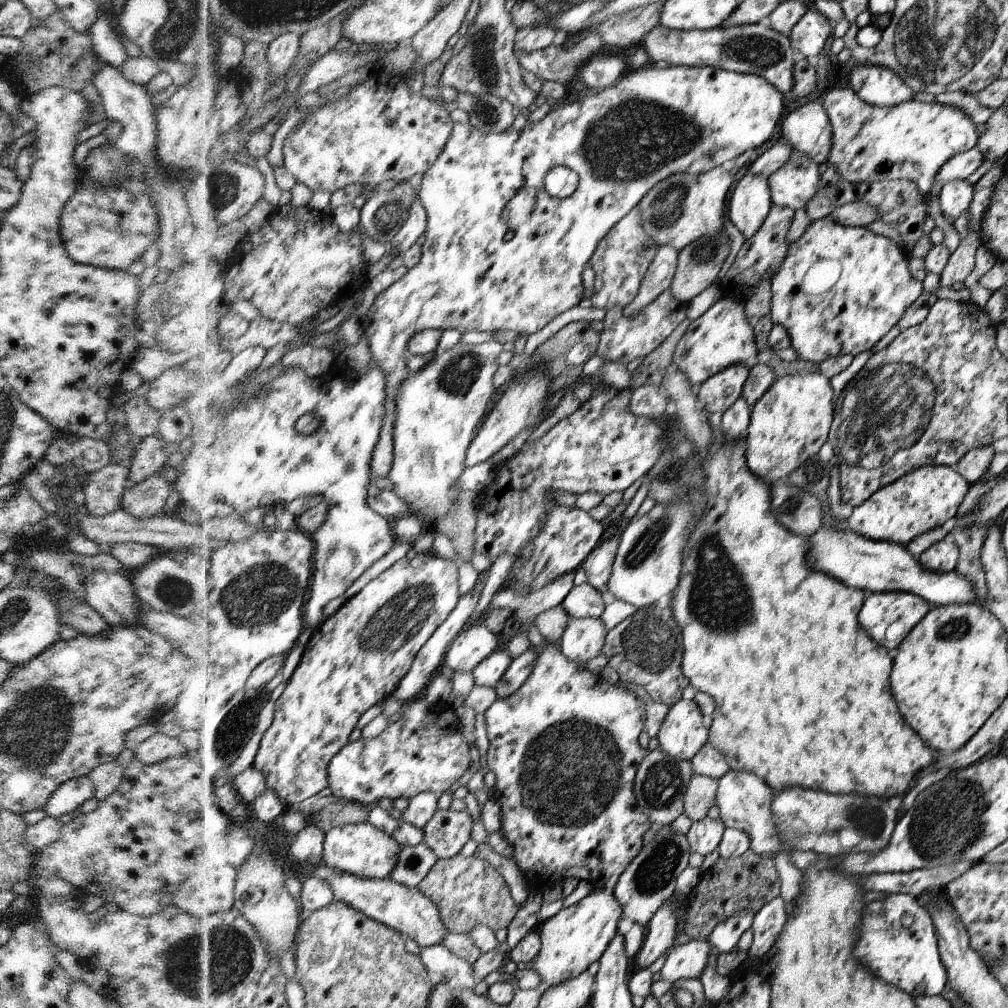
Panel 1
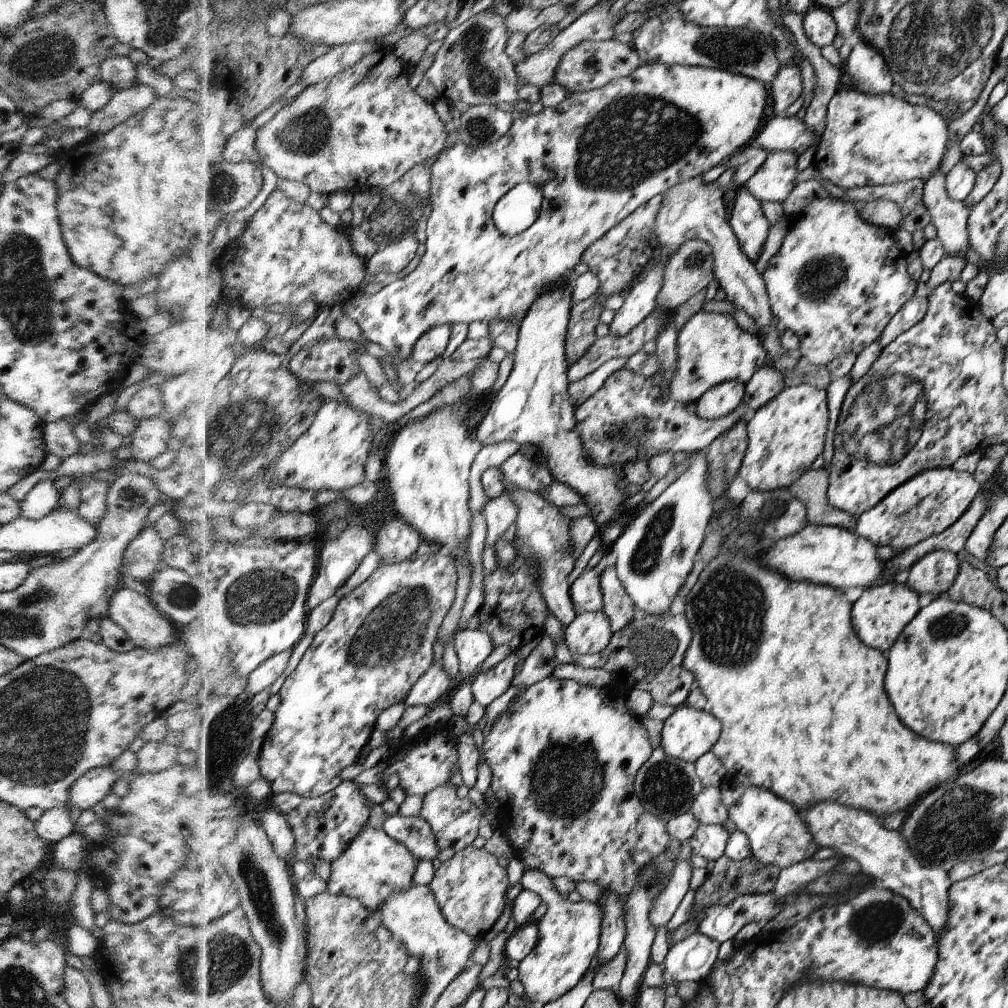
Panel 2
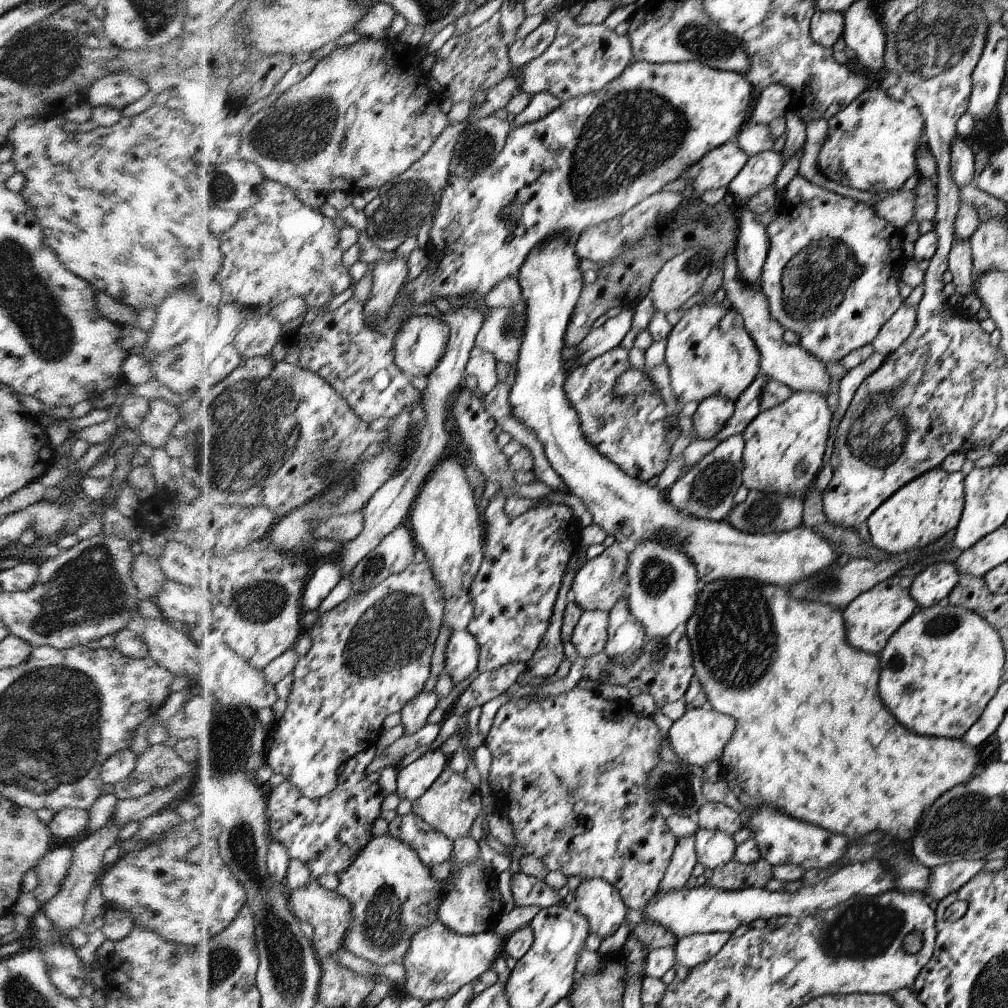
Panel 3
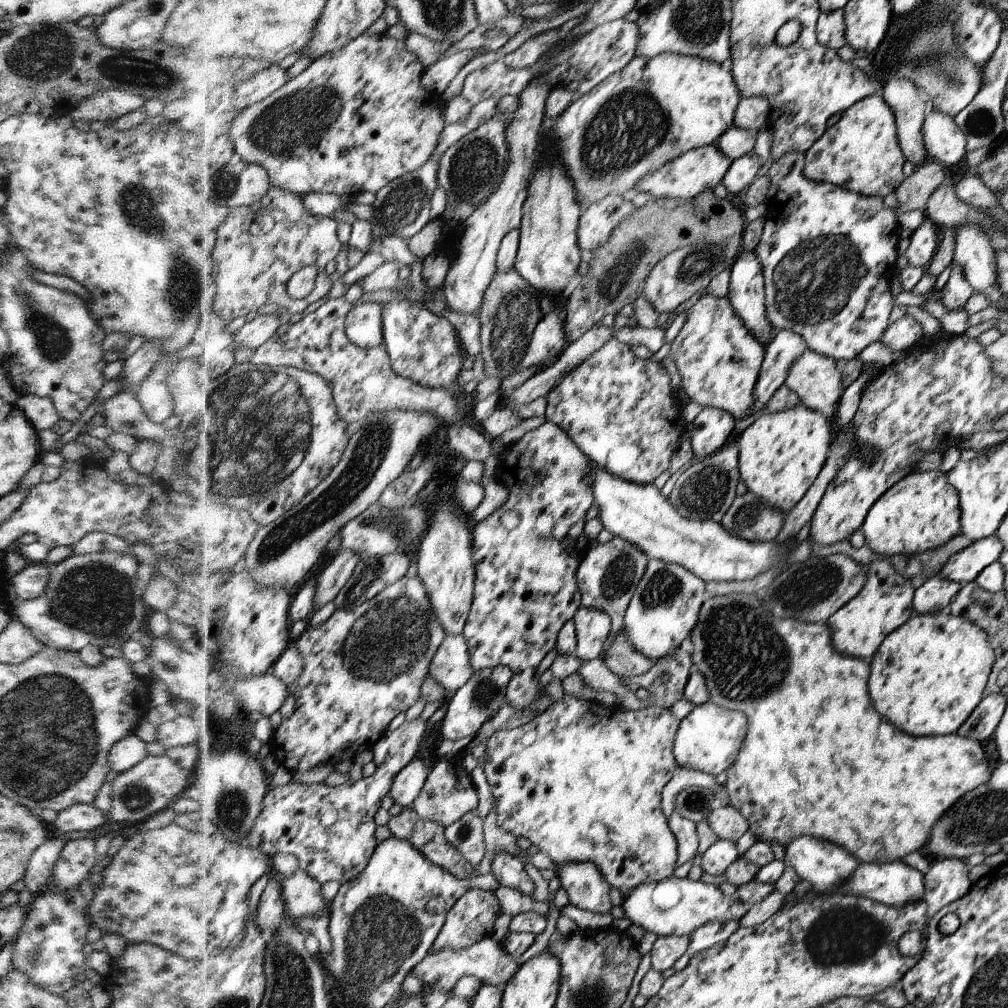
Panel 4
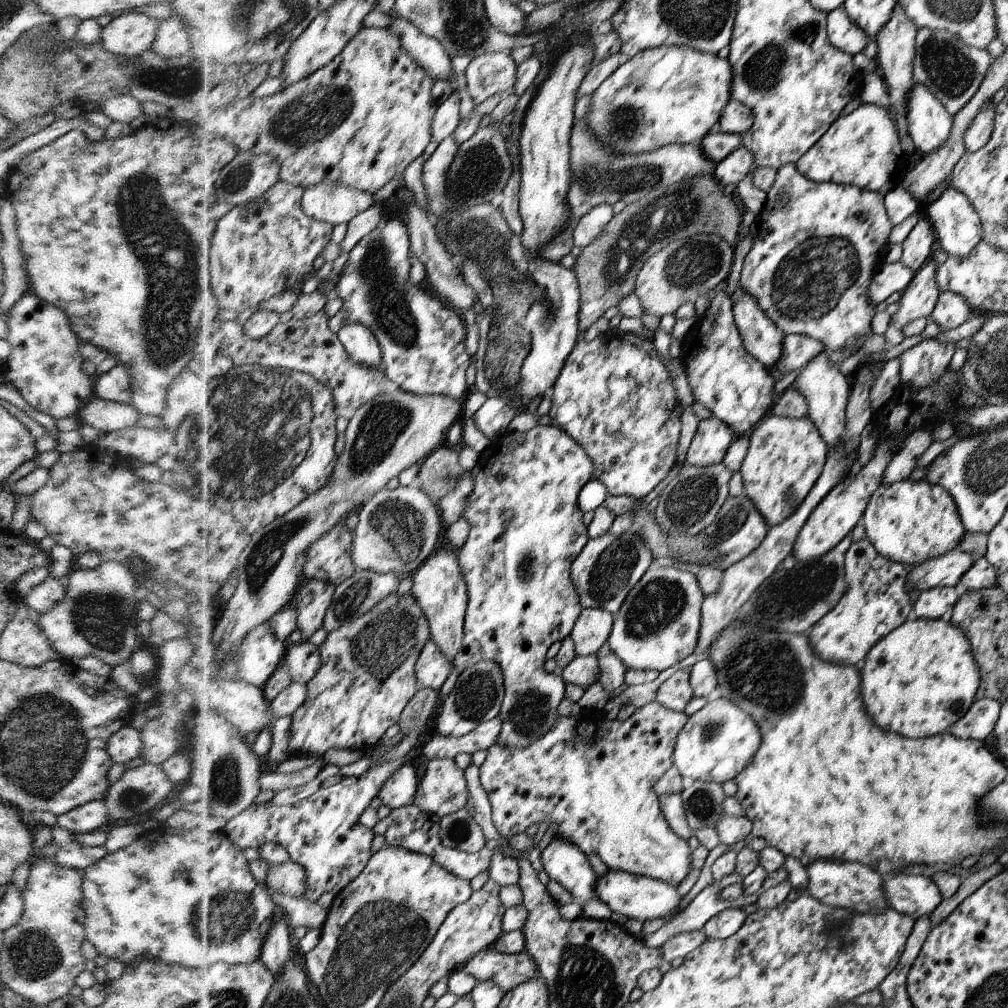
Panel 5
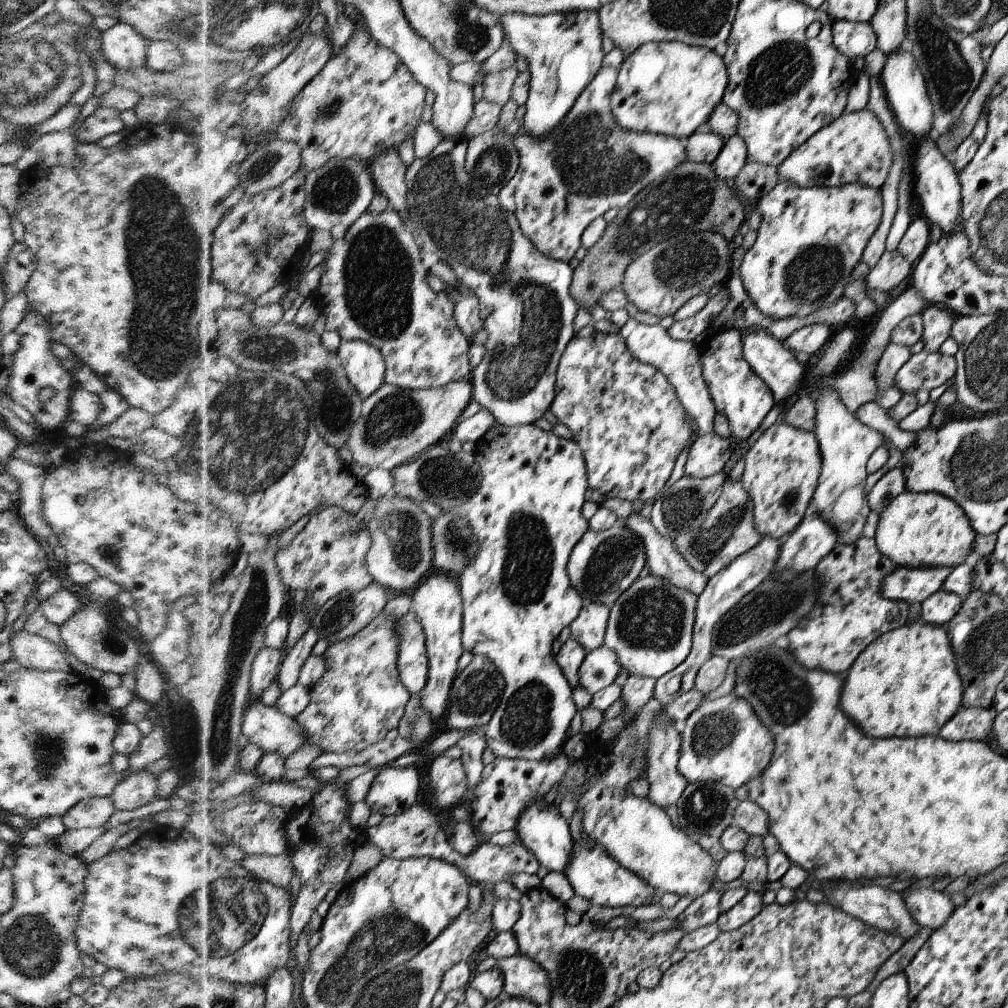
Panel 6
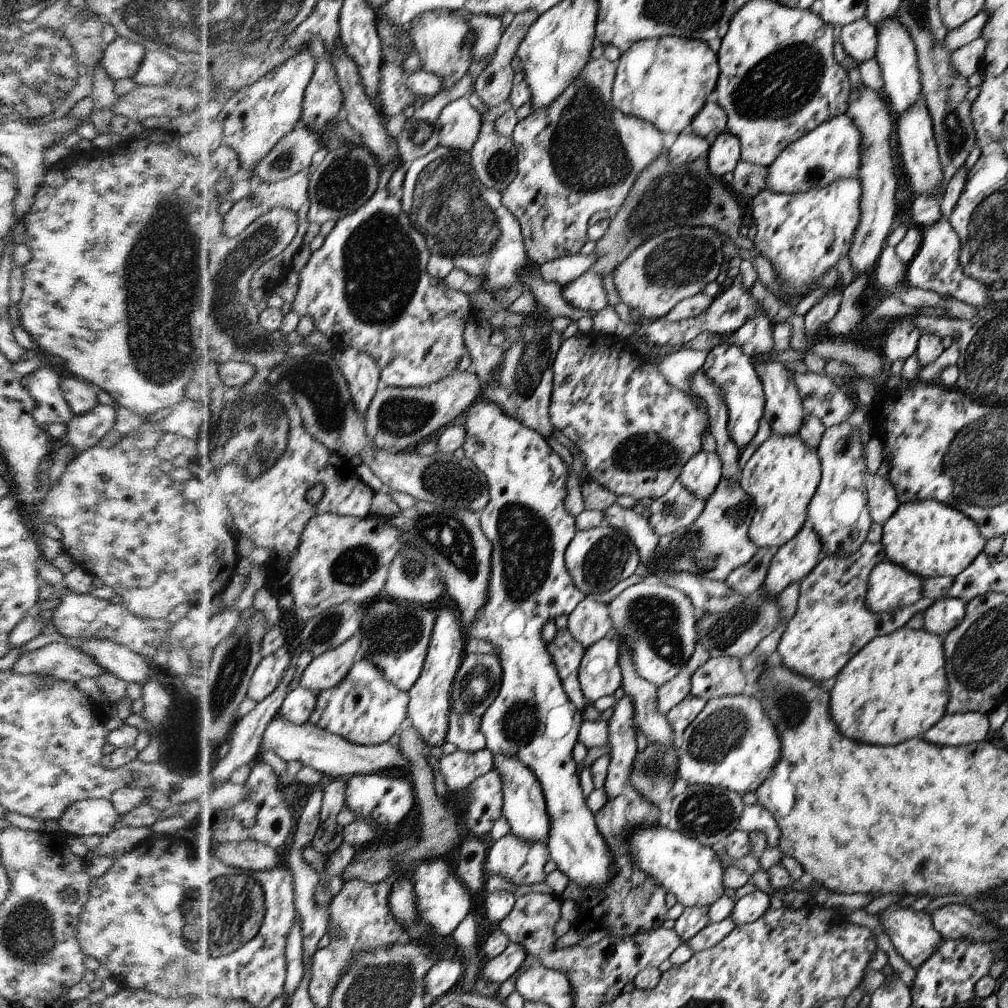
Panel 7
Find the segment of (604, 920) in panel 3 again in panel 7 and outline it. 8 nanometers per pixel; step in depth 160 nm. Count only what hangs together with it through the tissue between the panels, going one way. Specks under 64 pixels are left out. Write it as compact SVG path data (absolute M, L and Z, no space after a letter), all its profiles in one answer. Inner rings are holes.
M494 753L493 769L498 771L502 778L504 798L503 816L506 817L511 826L511 833L528 842L544 843L547 848L547 844L550 842L552 822L547 813L547 804L541 782L516 755L511 755L510 753Z

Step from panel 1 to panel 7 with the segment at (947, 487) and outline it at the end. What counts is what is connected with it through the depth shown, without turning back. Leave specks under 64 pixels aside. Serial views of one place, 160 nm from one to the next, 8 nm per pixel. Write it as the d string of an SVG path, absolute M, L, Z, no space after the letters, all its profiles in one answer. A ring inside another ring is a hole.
M934 499L900 504L883 524L881 545L886 560L903 566L921 578L957 577L978 558L986 546L978 523L963 511Z

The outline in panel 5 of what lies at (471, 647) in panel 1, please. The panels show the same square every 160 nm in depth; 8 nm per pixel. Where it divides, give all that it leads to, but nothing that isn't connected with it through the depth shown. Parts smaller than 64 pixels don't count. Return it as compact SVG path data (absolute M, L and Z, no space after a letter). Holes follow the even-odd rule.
M430 641L421 654L417 666L419 688L430 687L437 691L442 690L444 684L448 682L451 668L452 660L443 653L443 649L436 641Z

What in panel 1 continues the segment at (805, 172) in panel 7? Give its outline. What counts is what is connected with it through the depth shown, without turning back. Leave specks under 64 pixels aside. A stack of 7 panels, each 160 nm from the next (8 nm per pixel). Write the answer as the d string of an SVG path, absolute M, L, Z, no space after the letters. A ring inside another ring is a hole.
M836 88L828 92L821 105L833 128L831 151L826 164L833 165L841 177L854 184L906 179L917 183L919 190L926 194L944 164L958 153L978 145L976 124L972 123L966 114L932 101L925 103L910 100L900 102L899 105L883 107L864 102L851 88Z

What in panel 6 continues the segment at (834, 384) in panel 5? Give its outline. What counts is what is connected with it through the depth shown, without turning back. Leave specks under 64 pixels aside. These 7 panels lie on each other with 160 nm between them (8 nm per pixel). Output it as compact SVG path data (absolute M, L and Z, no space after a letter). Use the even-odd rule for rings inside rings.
M834 387L818 388L821 396L815 404L817 411L814 433L816 434L816 438L818 438L819 446L823 453L823 468L822 476L819 477L819 486L814 494L814 506L816 506L816 514L822 515L835 528L838 536L838 544L854 544L854 542L863 536L863 530L871 511L867 494L864 493L866 477L869 475L867 462L876 449L884 446L884 435L860 422L860 419L856 418L847 409L846 404L842 402Z

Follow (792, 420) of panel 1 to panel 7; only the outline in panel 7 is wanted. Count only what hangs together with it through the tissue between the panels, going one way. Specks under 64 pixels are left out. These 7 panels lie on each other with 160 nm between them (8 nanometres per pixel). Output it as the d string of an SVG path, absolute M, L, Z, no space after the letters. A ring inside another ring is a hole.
M772 433L746 462L738 482L755 504L756 512L748 531L750 540L758 548L774 547L775 549L779 549L791 541L807 524L807 510L810 508L810 502L814 500L815 493L818 492L818 484L821 480L822 462L818 451L810 448L799 435L789 437Z

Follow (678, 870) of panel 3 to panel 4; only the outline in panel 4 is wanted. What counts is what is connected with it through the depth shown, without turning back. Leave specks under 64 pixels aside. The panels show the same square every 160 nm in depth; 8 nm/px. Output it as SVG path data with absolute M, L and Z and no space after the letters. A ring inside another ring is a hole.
M674 810L668 818L668 824L678 839L678 864L682 865L684 862L692 861L697 855L699 843L696 823Z

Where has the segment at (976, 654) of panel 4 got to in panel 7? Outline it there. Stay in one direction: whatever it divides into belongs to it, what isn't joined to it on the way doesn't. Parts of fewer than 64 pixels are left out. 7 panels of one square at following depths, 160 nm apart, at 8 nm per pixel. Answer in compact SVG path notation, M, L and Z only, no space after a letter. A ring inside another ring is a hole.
M903 627L870 641L848 661L829 691L832 718L840 722L840 730L848 738L884 746L921 738L945 716L951 698L943 646L942 636L924 628Z

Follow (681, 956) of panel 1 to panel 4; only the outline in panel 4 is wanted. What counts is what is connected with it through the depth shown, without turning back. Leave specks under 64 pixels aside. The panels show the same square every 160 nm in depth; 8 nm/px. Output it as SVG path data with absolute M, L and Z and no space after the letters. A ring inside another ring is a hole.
M728 919L727 921L708 921L691 934L689 950L693 955L709 949L714 944L724 942L738 930L740 920Z

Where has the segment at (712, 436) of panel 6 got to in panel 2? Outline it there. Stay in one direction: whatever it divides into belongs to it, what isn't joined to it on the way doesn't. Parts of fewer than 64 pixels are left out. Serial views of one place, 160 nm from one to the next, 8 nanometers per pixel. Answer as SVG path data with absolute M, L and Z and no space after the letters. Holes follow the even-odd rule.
M739 380L723 382L722 385L716 385L707 390L698 401L696 414L704 420L716 420L725 417L743 404L745 395L745 384Z

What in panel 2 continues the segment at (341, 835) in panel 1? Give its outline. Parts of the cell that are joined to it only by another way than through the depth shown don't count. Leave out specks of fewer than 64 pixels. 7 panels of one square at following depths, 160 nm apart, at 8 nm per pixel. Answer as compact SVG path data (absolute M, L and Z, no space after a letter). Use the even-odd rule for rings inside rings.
M370 826L348 847L348 850L333 862L333 875L329 890L335 895L342 893L363 900L372 911L380 911L386 901L396 892L416 887L415 876L421 860L406 843L392 838L388 831Z

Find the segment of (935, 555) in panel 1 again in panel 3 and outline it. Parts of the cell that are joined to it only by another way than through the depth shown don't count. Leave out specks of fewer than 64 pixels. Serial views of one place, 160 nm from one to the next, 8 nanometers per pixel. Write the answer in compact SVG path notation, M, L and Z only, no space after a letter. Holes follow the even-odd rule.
M942 561L929 566L913 577L911 597L919 608L928 608L935 603L947 601L952 589L959 584L959 571L954 563Z

